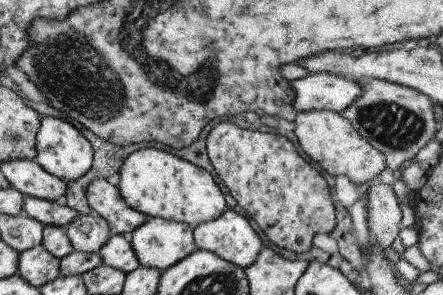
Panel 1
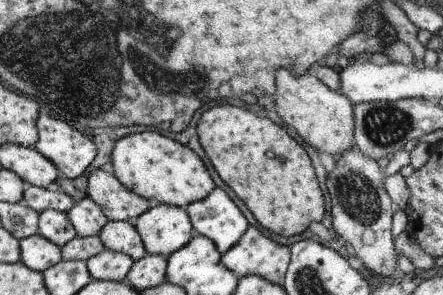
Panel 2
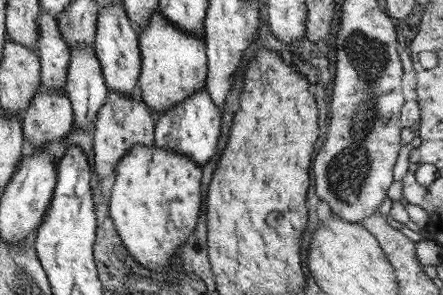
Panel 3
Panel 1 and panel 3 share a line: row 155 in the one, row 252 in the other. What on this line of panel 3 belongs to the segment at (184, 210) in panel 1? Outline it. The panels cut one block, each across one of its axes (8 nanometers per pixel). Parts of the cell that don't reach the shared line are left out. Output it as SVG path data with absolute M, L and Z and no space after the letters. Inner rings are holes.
M135 144L115 166L109 218L131 256L153 276L169 278L171 256L195 226L199 210L201 166L187 154L155 144Z

